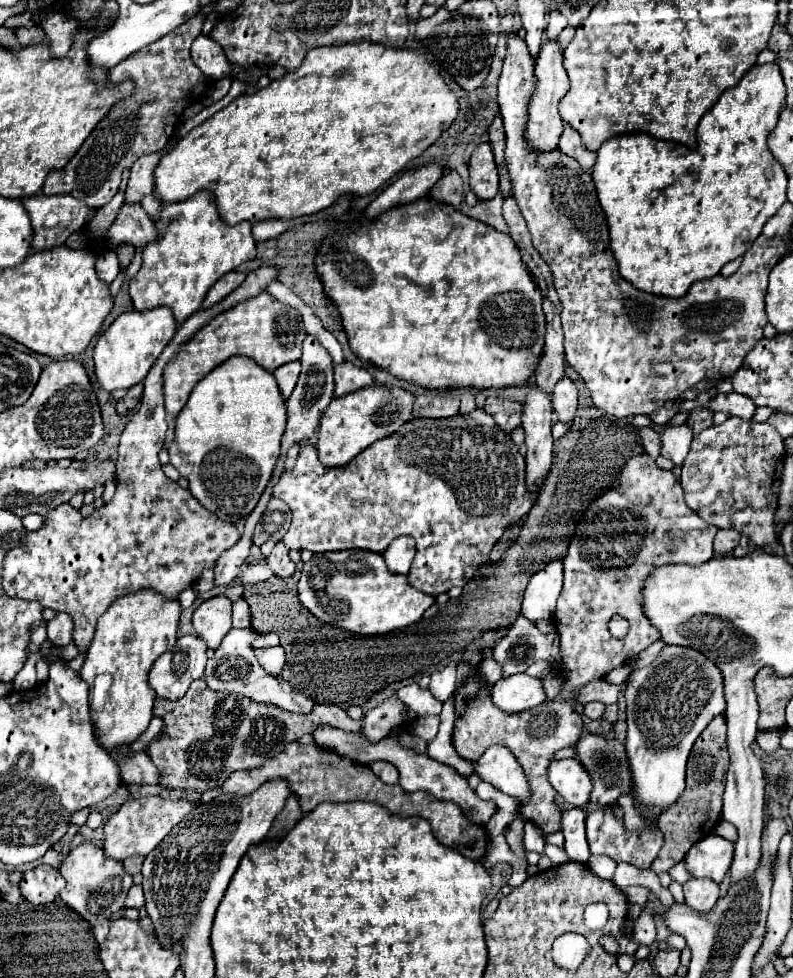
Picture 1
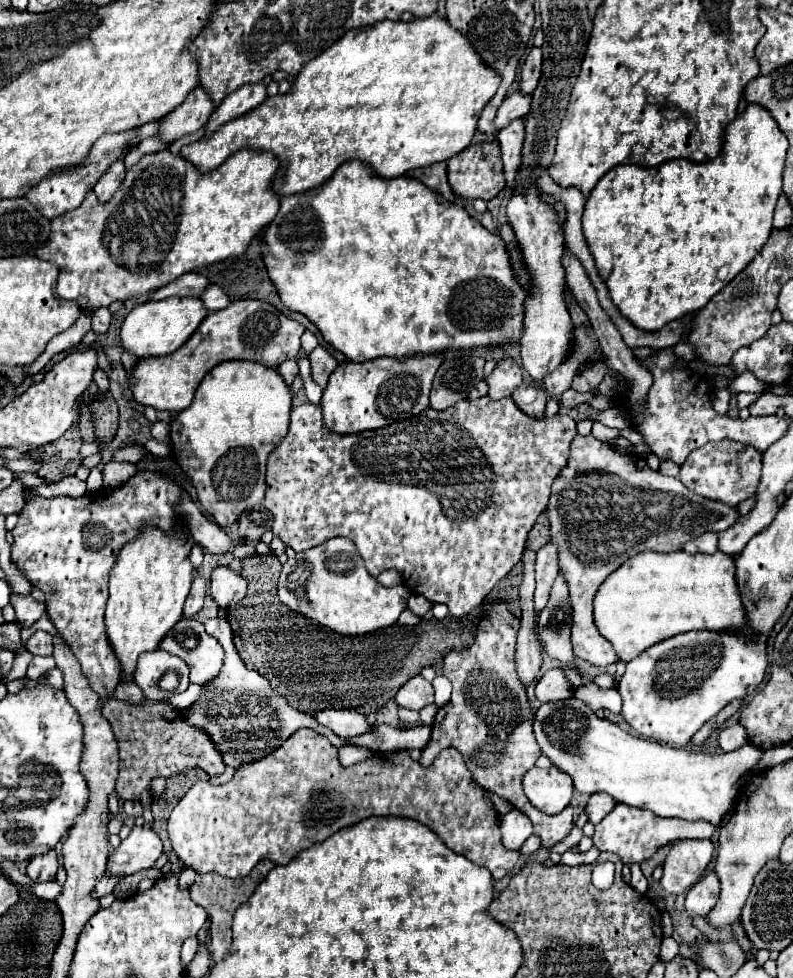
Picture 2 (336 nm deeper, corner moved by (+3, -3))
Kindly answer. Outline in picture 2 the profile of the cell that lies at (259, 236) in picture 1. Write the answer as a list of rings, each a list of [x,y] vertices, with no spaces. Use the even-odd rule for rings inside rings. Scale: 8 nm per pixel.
[[[344,163],[334,171],[334,175],[318,189],[290,195],[290,199],[280,199],[280,209],[274,221],[268,225],[264,233],[264,247],[262,257],[266,263],[266,271],[272,283],[278,289],[282,303],[306,315],[322,333],[322,337],[340,353],[344,353],[350,361],[370,361],[378,357],[392,357],[392,359],[408,359],[418,353],[422,355],[436,355],[448,349],[474,349],[474,347],[488,347],[488,345],[502,345],[508,341],[520,341],[524,333],[524,303],[526,303],[526,289],[520,285],[514,267],[510,263],[510,255],[506,243],[500,235],[490,233],[480,221],[472,219],[464,207],[448,203],[440,193],[428,189],[418,179],[398,177],[398,179],[378,179],[364,163]]]

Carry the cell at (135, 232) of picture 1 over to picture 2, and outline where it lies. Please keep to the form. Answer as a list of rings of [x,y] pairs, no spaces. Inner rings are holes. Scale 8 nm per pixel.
[[[118,159],[118,163],[114,163],[114,167],[110,167],[110,171],[106,171],[106,175],[102,175],[102,179],[94,187],[94,193],[100,203],[106,203],[120,189],[124,175],[126,175],[124,161]]]

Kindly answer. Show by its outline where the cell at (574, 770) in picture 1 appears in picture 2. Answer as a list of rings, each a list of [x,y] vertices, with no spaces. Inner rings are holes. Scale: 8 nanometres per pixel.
[[[558,767],[550,769],[530,769],[524,775],[524,793],[530,799],[530,803],[550,815],[560,813],[572,799],[574,785],[572,777],[560,771]]]

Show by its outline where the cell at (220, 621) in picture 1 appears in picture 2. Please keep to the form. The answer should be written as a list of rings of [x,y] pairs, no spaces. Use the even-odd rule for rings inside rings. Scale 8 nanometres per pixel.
[[[216,567],[210,577],[210,595],[220,609],[228,609],[230,603],[240,601],[246,595],[246,581],[228,567]]]

